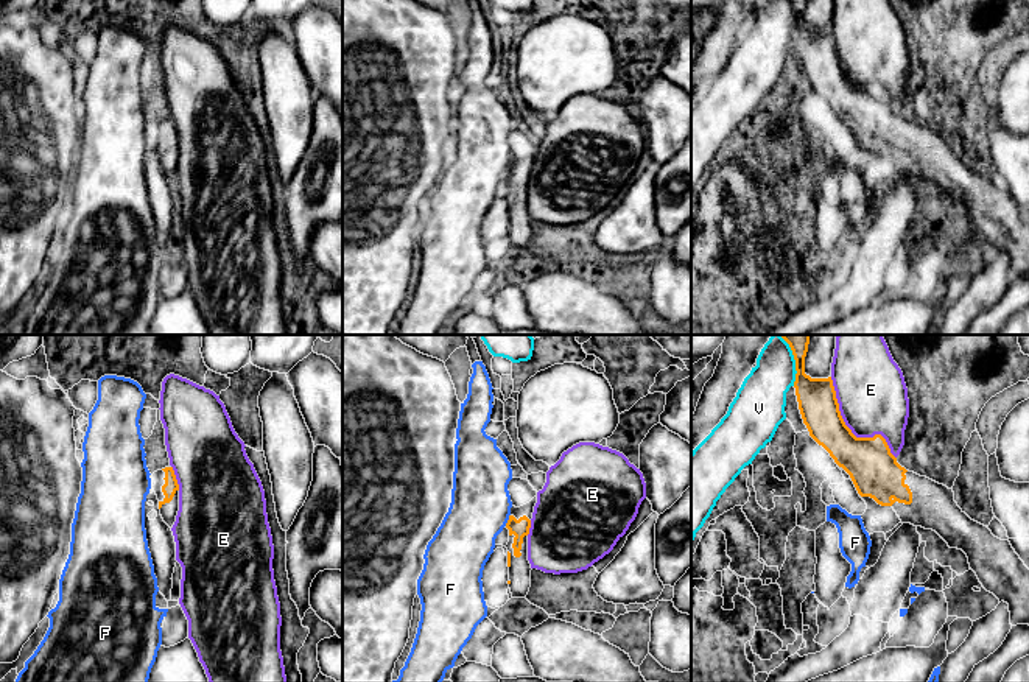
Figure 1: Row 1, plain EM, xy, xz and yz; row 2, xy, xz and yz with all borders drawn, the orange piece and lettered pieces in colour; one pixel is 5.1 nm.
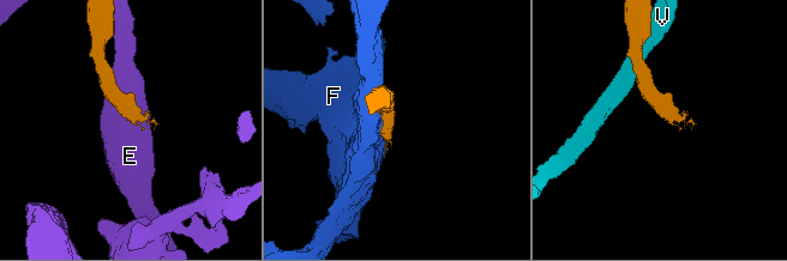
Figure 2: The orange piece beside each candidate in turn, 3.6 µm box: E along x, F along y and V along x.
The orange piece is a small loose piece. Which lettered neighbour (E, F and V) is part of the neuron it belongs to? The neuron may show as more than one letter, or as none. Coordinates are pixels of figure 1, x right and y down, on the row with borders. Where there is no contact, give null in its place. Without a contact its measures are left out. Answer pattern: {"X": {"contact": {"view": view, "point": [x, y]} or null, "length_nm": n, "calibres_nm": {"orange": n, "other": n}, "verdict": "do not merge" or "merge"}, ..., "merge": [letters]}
{"E": {"contact": {"view": "yz", "point": [850, 430]}, "length_nm": 550, "calibres_nm": {"orange": 260, "other": 360}, "verdict": "do not merge"}, "F": {"contact": {"view": "xz", "point": [508, 520]}, "length_nm": 70, "calibres_nm": {"orange": 90, "other": 320}, "verdict": "do not merge"}, "V": {"contact": {"view": "yz", "point": [794, 358]}, "length_nm": 280, "calibres_nm": {"orange": 200, "other": 240}, "verdict": "do not merge"}, "merge": []}

